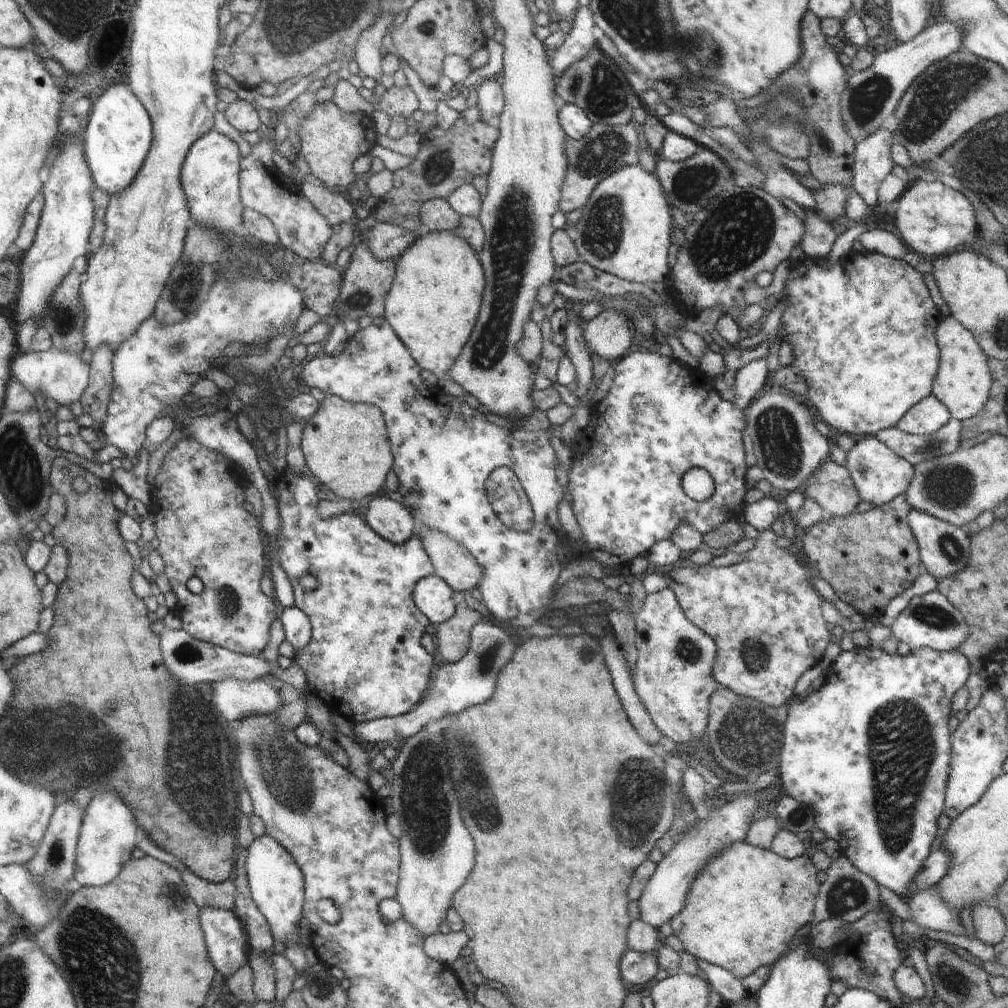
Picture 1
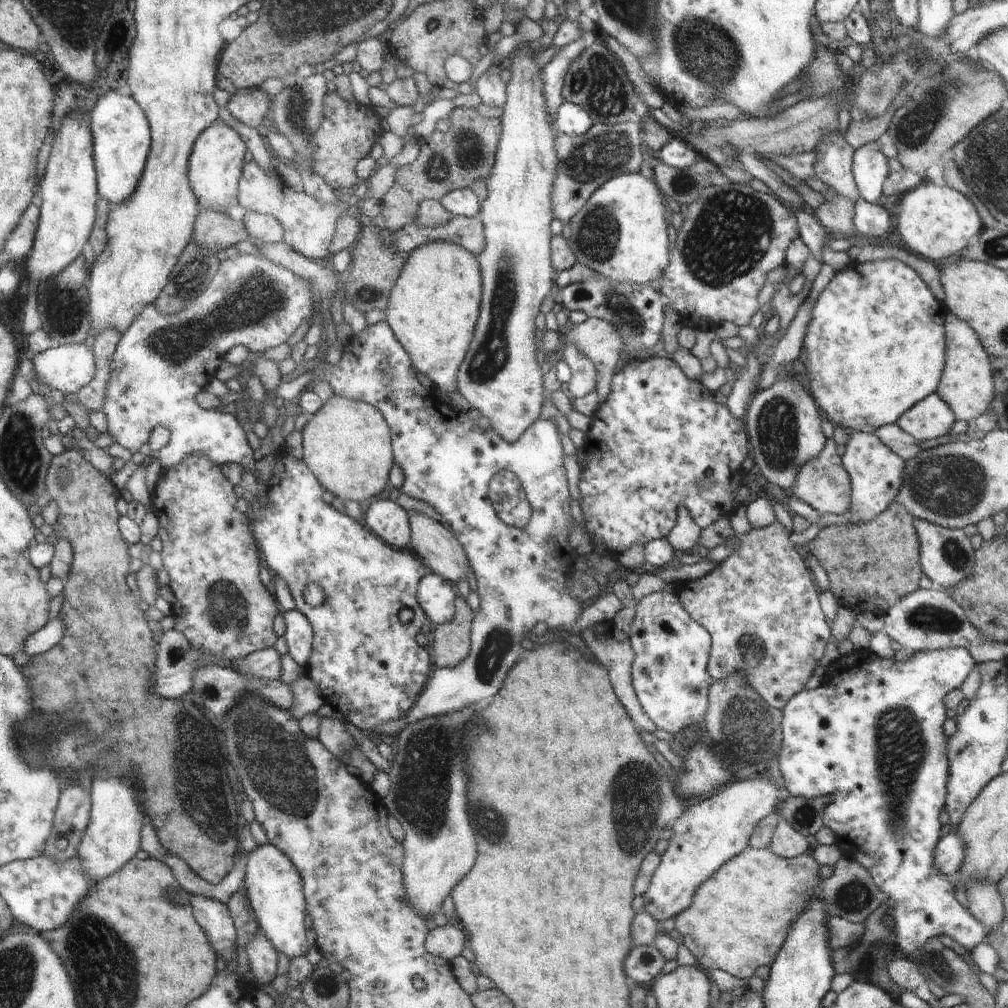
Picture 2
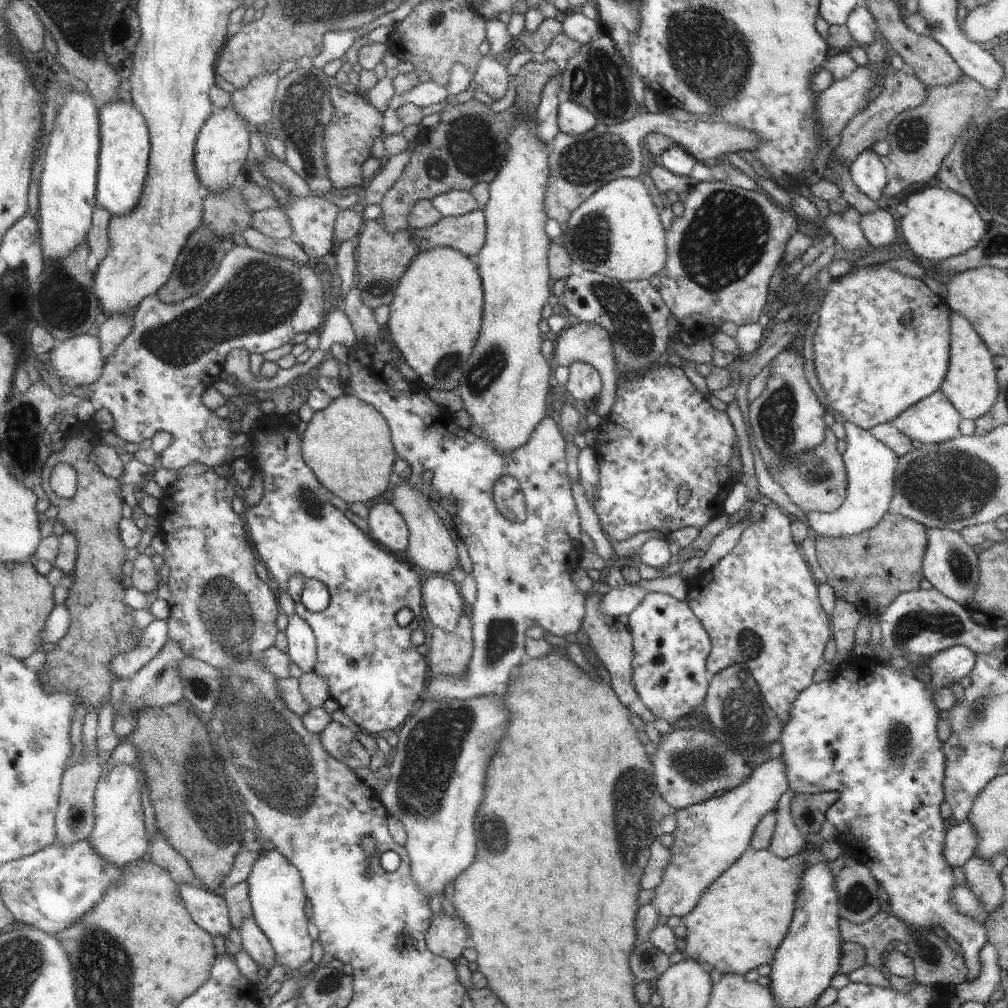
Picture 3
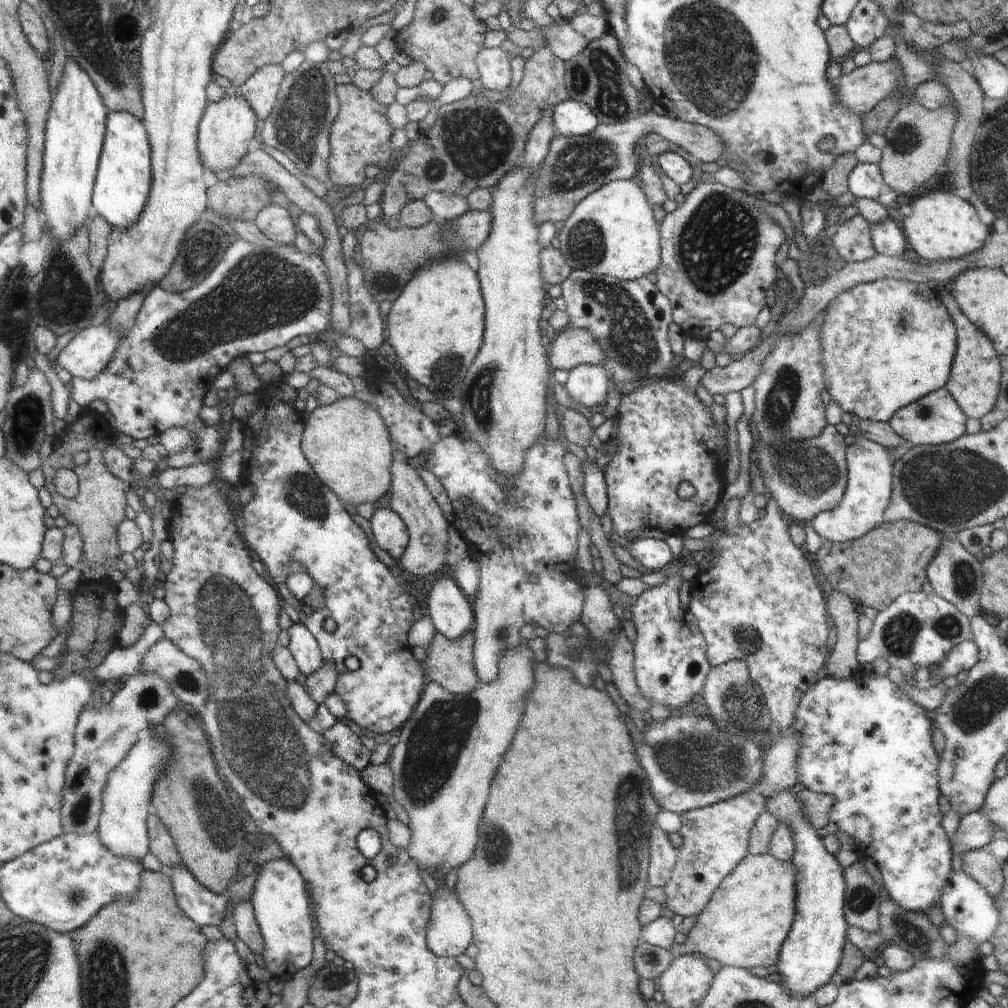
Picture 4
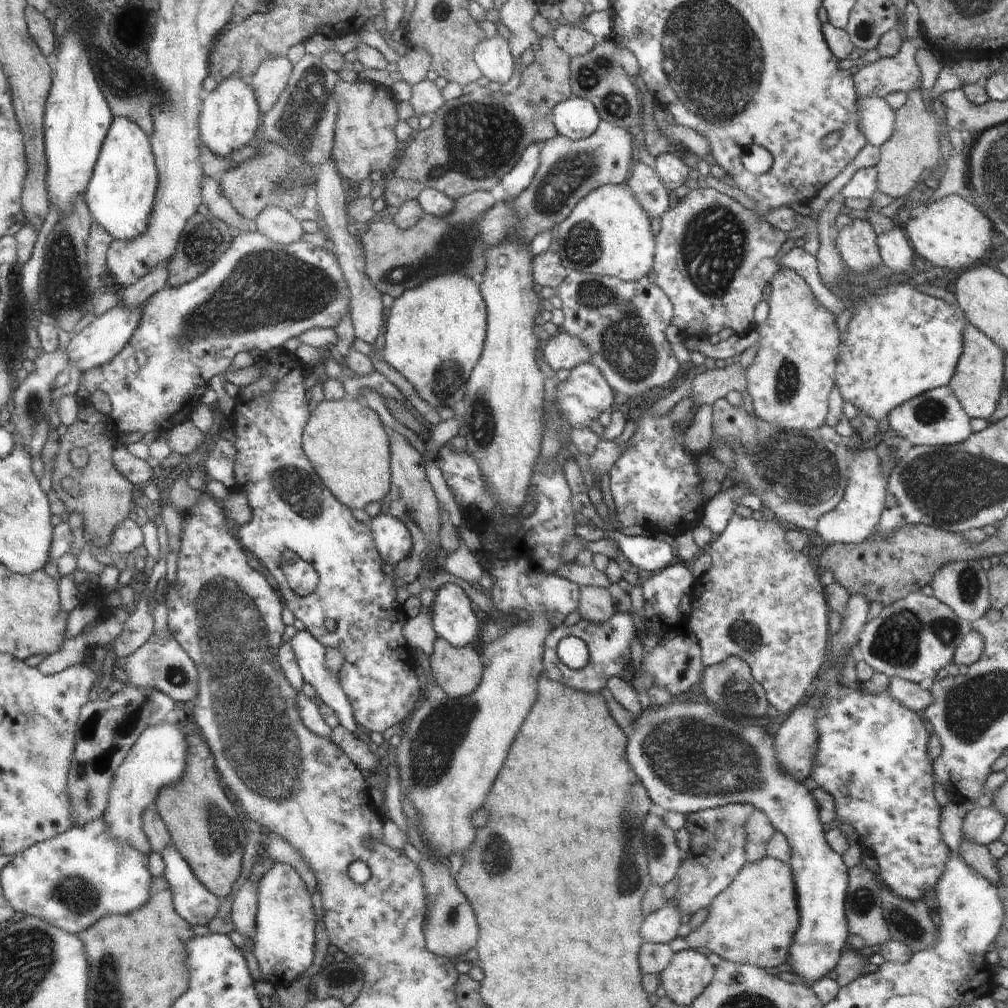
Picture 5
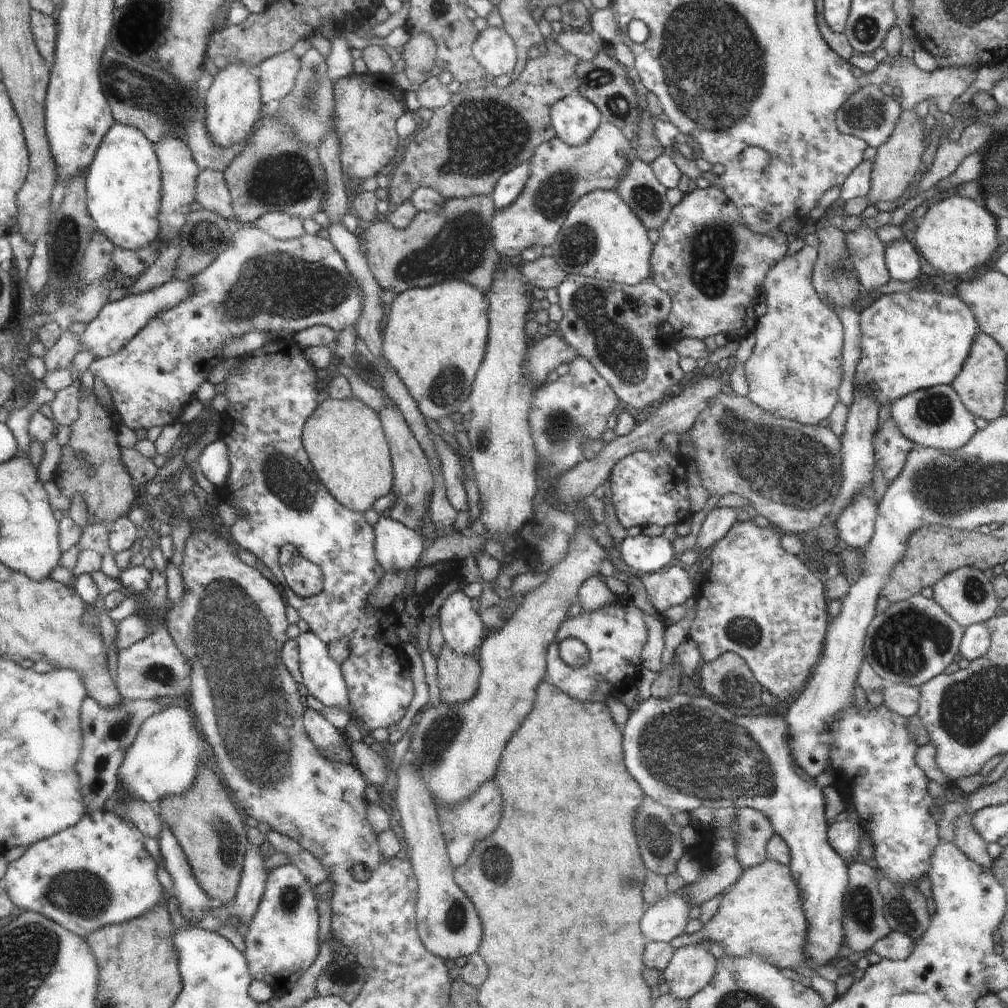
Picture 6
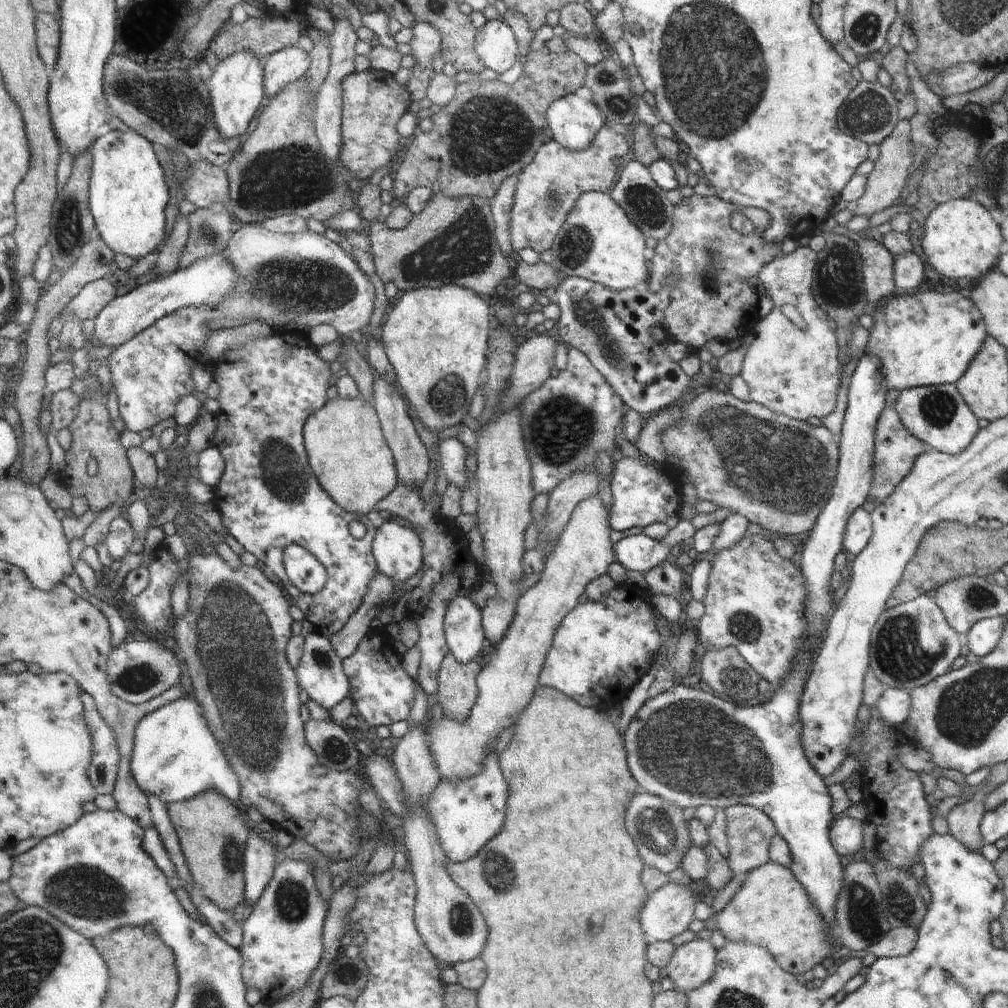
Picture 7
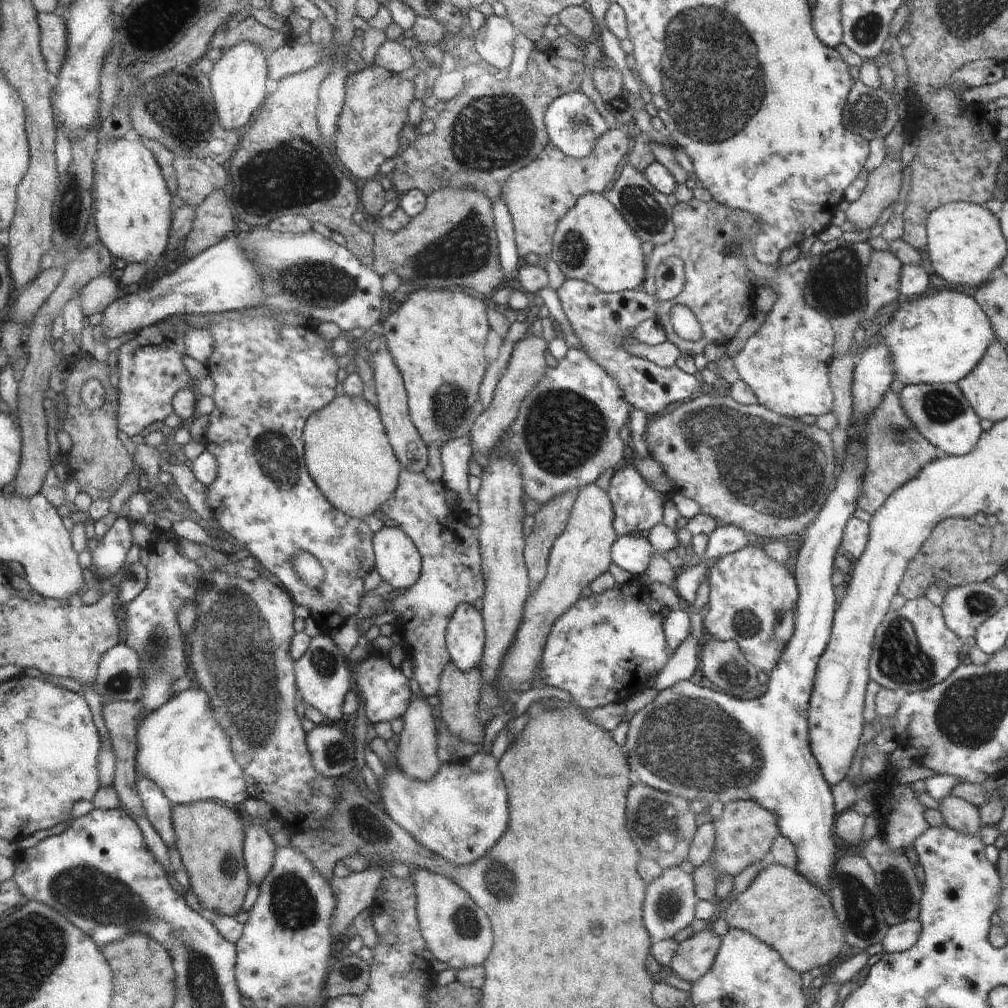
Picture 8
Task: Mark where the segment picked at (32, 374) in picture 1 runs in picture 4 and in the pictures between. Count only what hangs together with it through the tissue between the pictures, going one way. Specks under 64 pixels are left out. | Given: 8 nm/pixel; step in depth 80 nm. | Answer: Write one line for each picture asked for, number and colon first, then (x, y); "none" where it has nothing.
2: (69, 368)
3: (79, 361)
4: (87, 354)

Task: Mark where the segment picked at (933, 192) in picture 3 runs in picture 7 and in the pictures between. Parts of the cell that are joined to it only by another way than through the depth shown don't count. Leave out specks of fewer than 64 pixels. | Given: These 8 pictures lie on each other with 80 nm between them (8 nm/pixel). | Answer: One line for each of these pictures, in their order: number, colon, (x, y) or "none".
4: (942, 226)
5: (951, 232)
6: (956, 236)
7: (961, 241)

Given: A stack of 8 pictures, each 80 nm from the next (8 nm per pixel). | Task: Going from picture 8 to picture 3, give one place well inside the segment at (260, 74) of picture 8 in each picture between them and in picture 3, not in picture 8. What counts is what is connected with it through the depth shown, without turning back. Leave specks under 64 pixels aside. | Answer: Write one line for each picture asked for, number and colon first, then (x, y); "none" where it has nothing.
3: (222, 148)
4: (227, 126)
5: (230, 116)
6: (232, 105)
7: (235, 87)

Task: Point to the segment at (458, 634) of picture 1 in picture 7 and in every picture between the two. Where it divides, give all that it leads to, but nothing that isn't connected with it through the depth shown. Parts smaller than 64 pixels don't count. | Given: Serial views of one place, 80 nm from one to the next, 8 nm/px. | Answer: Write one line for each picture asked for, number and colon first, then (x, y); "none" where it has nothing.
2: (451, 647)
3: (449, 653)
4: (449, 661)
5: (457, 670)
6: (457, 675)
7: (457, 692)

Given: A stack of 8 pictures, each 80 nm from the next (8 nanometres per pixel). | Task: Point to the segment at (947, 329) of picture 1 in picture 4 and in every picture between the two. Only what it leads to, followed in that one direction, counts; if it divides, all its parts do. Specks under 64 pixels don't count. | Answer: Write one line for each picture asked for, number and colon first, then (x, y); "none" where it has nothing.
2: (967, 384)
3: (973, 388)
4: (975, 385)

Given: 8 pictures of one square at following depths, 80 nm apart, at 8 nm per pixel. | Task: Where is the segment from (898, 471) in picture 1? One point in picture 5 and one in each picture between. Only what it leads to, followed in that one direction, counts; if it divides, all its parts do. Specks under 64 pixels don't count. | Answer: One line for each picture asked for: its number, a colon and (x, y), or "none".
2: (876, 473)
3: (872, 466)
4: (871, 466)
5: (856, 518)

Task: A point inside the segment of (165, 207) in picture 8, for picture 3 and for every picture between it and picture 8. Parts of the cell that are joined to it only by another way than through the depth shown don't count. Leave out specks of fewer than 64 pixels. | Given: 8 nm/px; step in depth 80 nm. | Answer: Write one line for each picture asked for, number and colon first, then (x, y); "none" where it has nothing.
3: (125, 145)
4: (124, 177)
5: (120, 196)
6: (123, 186)
7: (127, 194)

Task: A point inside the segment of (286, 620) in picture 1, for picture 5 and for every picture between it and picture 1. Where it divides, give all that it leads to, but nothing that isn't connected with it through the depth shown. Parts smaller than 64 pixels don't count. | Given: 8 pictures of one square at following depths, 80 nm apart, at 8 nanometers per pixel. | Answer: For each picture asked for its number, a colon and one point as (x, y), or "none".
2: (298, 634)
3: (302, 650)
4: (303, 645)
5: (311, 656)

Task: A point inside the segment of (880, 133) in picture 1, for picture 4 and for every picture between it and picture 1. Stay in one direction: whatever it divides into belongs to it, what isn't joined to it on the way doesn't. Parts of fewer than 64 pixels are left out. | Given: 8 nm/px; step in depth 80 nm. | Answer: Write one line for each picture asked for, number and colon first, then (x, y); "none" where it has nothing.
2: (870, 167)
3: (870, 175)
4: (865, 180)

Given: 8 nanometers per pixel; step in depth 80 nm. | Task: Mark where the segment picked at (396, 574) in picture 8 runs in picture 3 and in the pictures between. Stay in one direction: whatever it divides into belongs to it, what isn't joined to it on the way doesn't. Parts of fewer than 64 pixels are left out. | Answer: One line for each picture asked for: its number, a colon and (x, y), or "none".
3: (388, 526)
4: (389, 529)
5: (394, 540)
6: (399, 547)
7: (399, 549)

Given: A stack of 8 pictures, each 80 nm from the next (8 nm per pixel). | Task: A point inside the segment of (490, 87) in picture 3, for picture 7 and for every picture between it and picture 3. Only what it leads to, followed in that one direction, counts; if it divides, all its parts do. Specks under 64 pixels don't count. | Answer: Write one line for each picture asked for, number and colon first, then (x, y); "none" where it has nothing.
4: (493, 65)
5: (493, 56)
6: (493, 48)
7: (495, 44)

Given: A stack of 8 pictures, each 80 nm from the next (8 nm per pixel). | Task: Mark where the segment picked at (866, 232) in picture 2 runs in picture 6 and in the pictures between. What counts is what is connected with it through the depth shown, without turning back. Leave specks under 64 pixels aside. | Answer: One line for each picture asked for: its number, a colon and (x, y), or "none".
3: (879, 227)
4: (888, 239)
5: (896, 253)
6: (901, 258)

